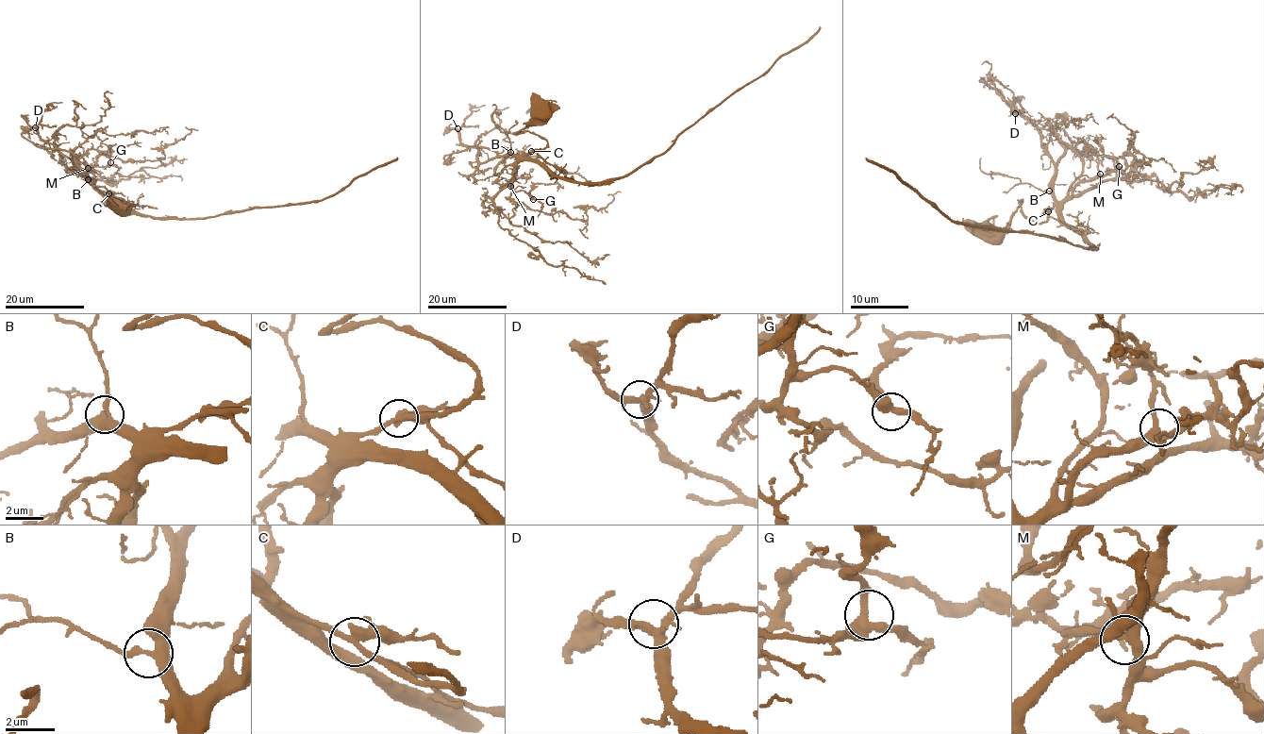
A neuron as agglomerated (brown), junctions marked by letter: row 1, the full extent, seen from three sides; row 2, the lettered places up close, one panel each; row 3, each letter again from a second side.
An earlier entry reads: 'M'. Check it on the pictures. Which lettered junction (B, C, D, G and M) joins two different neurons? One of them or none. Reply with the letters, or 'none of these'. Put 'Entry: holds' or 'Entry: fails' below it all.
none of these
Entry: fails

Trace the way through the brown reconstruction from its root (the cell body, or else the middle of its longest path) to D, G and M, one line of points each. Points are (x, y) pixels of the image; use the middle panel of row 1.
D: (542, 113), (516, 133), (538, 135), (547, 145), (524, 155), (499, 156), (489, 148), (465, 146), (457, 128)
G: (542, 113), (516, 133), (530, 132), (547, 141), (517, 163), (512, 191), (524, 191), (533, 199)
M: (542, 113), (516, 133), (538, 135), (547, 145), (532, 151), (517, 163), (510, 186)

